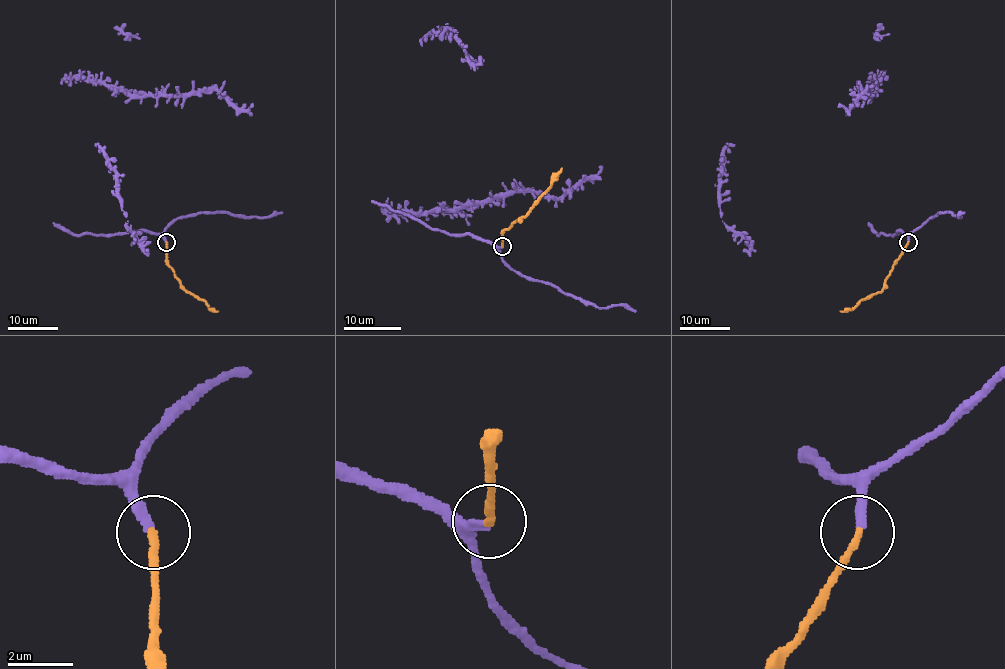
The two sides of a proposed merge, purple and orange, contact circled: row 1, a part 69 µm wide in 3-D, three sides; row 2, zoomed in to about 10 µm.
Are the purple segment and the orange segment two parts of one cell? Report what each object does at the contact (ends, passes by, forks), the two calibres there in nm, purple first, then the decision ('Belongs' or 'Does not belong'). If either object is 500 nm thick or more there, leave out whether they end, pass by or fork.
At the ring purple ends. At the ring orange ends. Thickness 280 nm (purple) against 240 nm. Belongs

